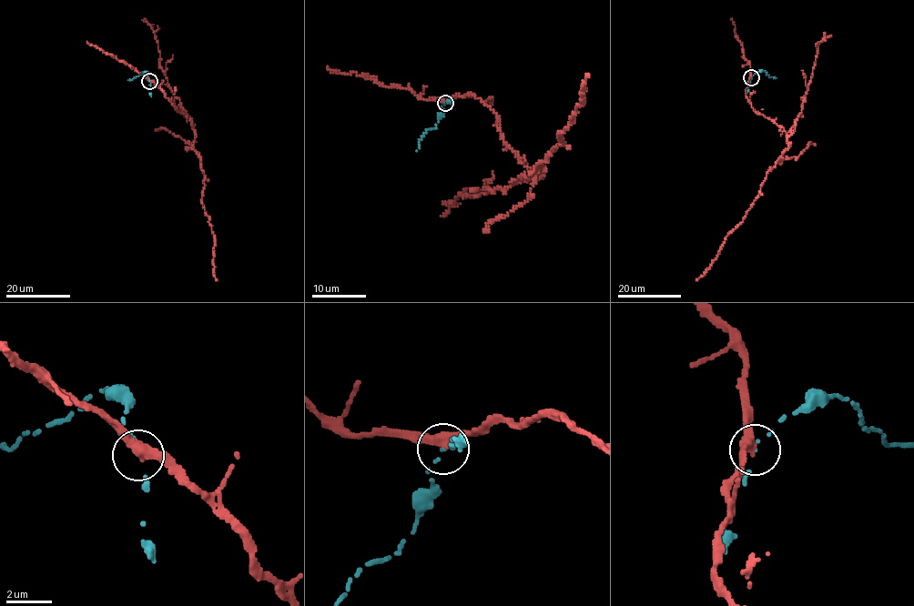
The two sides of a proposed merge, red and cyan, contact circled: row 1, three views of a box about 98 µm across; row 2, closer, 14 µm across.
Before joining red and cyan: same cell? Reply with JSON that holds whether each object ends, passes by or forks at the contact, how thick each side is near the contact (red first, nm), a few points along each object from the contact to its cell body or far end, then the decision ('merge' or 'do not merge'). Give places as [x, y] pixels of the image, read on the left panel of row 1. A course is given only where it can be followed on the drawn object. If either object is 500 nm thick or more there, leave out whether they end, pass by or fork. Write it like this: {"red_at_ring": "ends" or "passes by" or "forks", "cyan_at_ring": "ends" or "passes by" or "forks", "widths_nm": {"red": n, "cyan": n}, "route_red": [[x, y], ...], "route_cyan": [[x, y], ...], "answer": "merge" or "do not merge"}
{"red_at_ring": "passes by", "cyan_at_ring": "ends", "widths_nm": {"red": 400, "cyan": 90}, "route_red": [[149, 81], [191, 122], [195, 136], [193, 149], [203, 175], [202, 203], [215, 243], [213, 261], [216, 280]], "route_cyan": [[149, 81], [145, 71], [128, 80]], "answer": "do not merge"}

